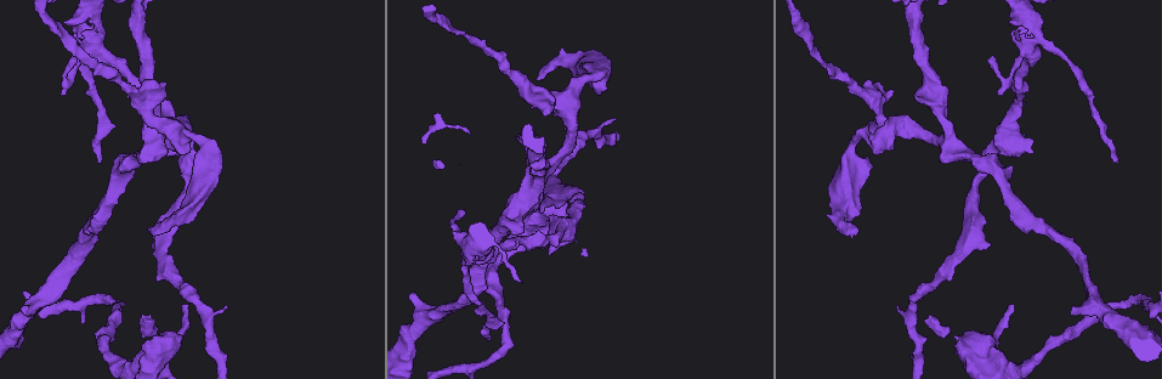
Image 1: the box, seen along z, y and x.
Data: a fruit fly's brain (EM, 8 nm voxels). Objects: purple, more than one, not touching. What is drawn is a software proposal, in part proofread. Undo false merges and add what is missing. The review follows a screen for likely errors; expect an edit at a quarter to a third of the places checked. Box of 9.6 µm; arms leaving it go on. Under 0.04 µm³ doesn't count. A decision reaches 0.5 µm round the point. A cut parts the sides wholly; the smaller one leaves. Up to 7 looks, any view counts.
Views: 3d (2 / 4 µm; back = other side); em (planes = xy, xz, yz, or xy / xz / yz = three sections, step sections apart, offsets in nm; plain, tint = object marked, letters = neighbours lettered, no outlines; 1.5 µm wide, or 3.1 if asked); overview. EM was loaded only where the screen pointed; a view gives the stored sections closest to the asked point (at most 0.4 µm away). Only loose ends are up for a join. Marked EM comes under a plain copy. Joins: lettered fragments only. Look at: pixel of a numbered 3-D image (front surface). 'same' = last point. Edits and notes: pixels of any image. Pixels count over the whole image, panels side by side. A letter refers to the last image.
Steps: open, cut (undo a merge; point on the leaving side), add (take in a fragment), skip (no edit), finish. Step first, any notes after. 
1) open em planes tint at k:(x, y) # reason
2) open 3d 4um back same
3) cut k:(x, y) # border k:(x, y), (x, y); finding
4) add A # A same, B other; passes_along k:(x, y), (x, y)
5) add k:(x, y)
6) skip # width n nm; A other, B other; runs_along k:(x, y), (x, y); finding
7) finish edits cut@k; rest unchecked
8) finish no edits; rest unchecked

open em planes letters at 1:(1116, 161) # end of a long branch

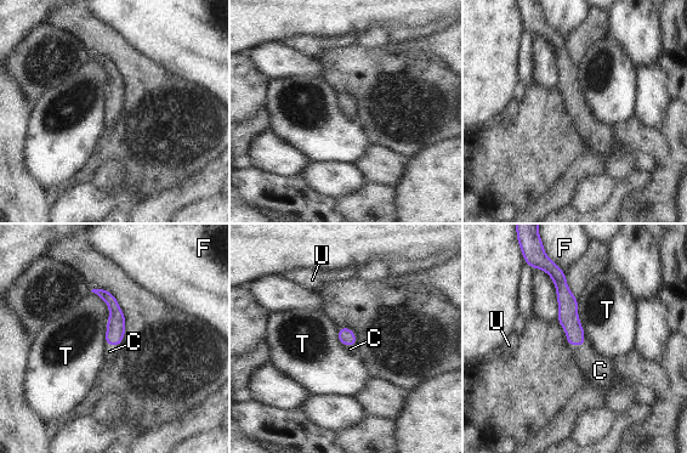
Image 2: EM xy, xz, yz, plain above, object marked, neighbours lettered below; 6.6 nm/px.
add C # C same, F other, T other, U other; passes_along 2:(568, 317), (582, 345), (600, 371); it goes on there

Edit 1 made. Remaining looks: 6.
open em xz step 8 letters at 1:(938, 104) # a fork

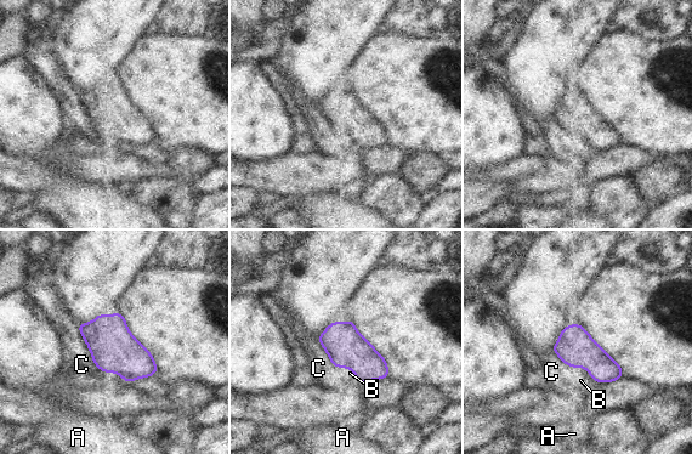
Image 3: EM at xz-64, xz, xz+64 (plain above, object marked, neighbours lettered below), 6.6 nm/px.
open em planes letters same # cut it another way

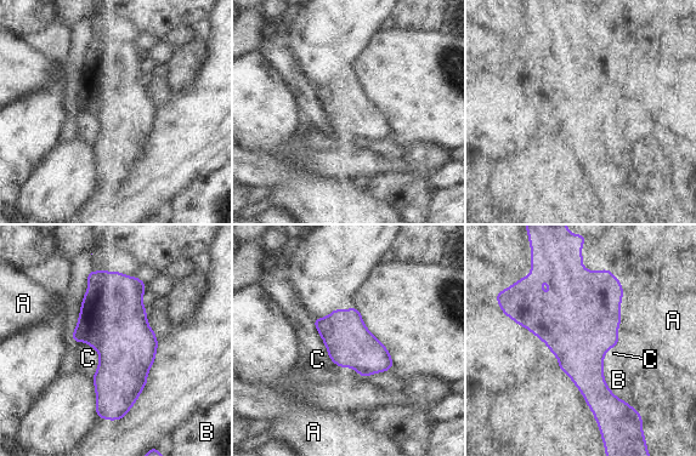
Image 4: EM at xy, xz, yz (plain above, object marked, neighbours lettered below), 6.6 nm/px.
skip # A other, B other, C other; all the same neuron

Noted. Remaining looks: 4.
open em planes letters at 1:(150, 231) # an open end

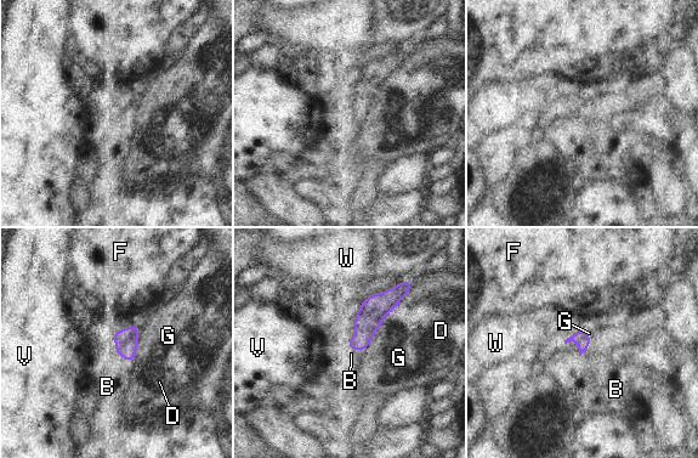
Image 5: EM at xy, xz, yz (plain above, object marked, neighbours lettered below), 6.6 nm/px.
add B # B same, D other, F other, G other, V other, W other; it goes on there

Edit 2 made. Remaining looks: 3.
finish edits add@2, add@5; rest unchecked

